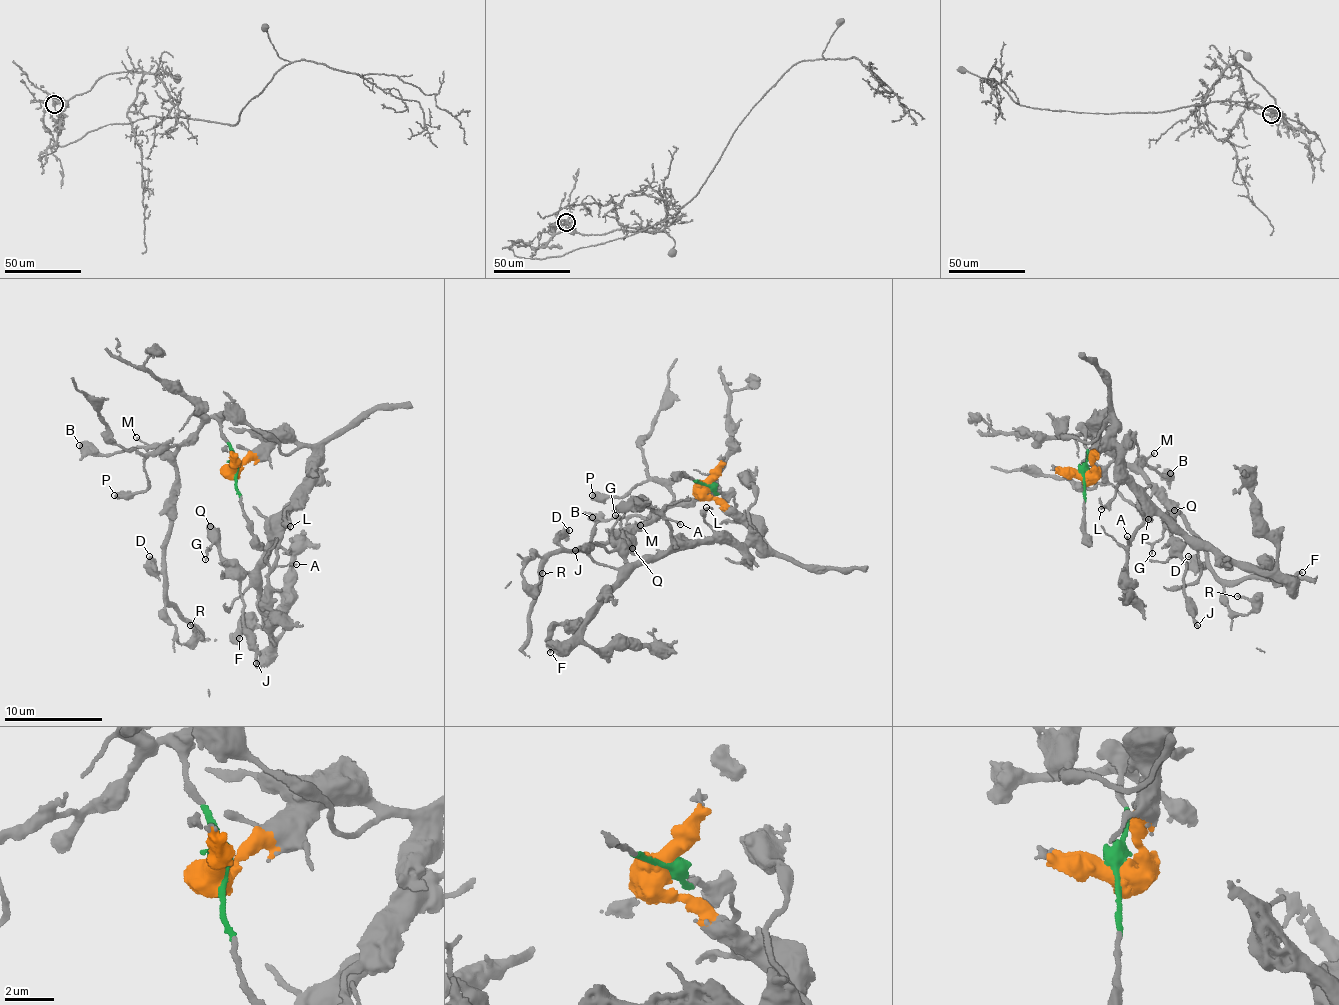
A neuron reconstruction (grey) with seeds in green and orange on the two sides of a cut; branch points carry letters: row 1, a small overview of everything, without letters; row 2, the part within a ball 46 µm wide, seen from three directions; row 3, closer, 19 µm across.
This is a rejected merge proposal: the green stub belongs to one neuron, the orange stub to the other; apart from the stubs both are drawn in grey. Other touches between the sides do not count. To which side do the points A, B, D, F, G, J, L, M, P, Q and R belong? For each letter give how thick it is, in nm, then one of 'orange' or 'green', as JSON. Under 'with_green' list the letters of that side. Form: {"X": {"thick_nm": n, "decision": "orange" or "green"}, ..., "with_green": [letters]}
{"A": {"thick_nm": 130, "decision": "orange"}, "B": {"thick_nm": 600, "decision": "green"}, "D": {"thick_nm": 440, "decision": "green"}, "F": {"thick_nm": 260, "decision": "orange"}, "G": {"thick_nm": 120, "decision": "orange"}, "J": {"thick_nm": 200, "decision": "orange"}, "L": {"thick_nm": 160, "decision": "orange"}, "M": {"thick_nm": 130, "decision": "green"}, "P": {"thick_nm": 500, "decision": "green"}, "Q": {"thick_nm": 600, "decision": "orange"}, "R": {"thick_nm": 160, "decision": "green"}, "with_green": ["B", "D", "M", "P", "R"]}

